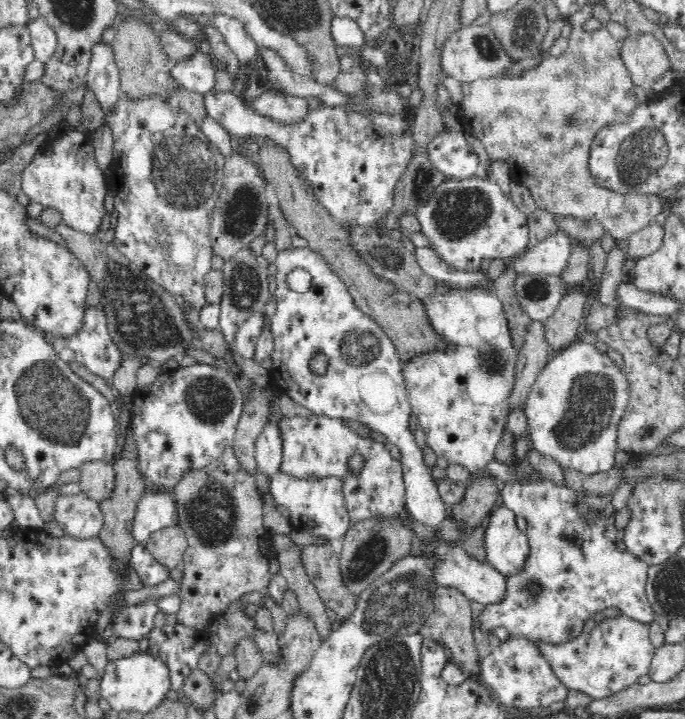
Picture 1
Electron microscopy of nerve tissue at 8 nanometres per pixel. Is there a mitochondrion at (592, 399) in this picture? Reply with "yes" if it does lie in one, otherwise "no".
yes

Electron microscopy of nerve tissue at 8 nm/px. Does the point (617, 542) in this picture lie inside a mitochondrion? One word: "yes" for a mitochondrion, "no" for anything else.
no

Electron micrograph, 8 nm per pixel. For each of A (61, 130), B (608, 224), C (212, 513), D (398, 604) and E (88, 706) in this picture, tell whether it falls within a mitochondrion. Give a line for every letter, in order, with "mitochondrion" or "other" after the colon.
A: other
B: other
C: mitochondrion
D: mitochondrion
E: other

